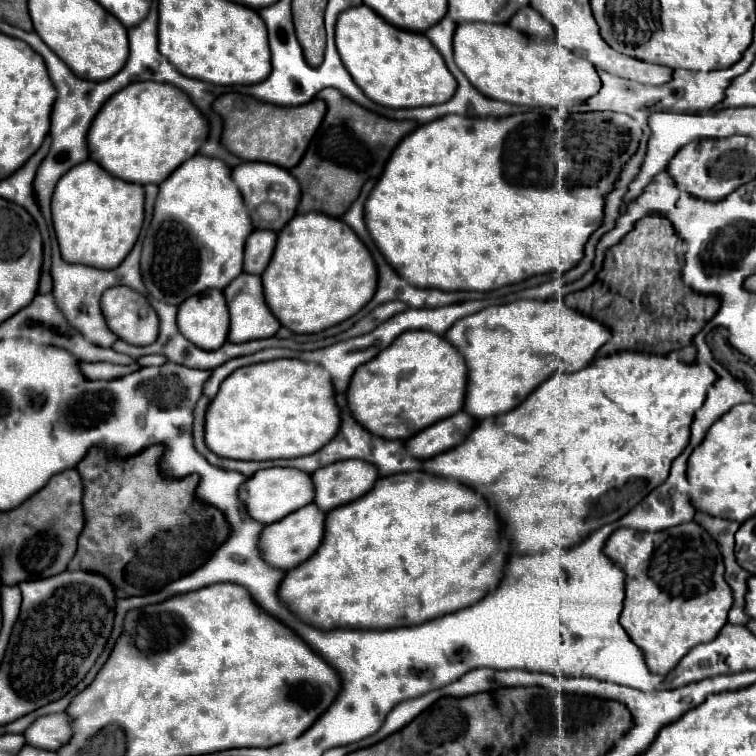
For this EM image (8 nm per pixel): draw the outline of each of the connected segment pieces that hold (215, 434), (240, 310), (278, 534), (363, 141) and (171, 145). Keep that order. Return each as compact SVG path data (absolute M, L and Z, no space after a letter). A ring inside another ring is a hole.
M279 358L235 370L219 388L205 418L207 446L233 460L297 458L321 450L341 426L331 374L313 362Z
M239 274L225 290L223 290L227 304L229 304L229 314L231 314L231 328L229 328L229 342L249 342L257 338L269 338L275 336L277 330L281 328L279 320L273 316L269 310L265 296L263 296L263 284L261 276L257 274Z
M307 504L297 512L285 516L283 520L265 526L263 532L265 534L261 534L259 544L263 546L261 550L265 560L271 566L291 570L293 566L299 566L301 562L305 562L305 558L311 558L317 552L317 546L321 546L321 534L325 534L325 512L317 510L317 506L313 504Z
M325 88L317 98L327 102L327 116L317 130L315 138L309 144L303 160L291 170L303 190L303 202L299 202L297 214L311 210L325 212L329 216L343 216L349 206L359 196L363 184L369 178L379 178L383 168L395 150L395 146L417 128L415 120L389 120L379 116L363 106L357 106L353 100L345 98L335 88ZM339 108L339 124L337 124Z
M135 82L111 96L95 116L87 134L89 158L113 176L135 184L161 184L177 166L205 144L209 122L177 86Z

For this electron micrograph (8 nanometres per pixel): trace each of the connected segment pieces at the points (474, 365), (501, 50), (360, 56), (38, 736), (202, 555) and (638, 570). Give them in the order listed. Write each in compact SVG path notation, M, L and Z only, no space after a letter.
M561 298L515 300L489 306L457 320L445 338L469 364L469 388L465 412L489 418L519 406L529 392L557 370L577 372L593 360L597 350L611 338L611 330L599 320L567 308Z
M463 22L453 38L455 62L469 82L485 96L521 106L575 106L595 96L601 88L595 66L565 50L557 38L529 38L519 30L505 26L489 26L489 22Z
M361 4L339 14L335 44L355 84L377 104L391 108L433 106L447 102L457 88L445 60L425 34L391 26L369 6Z
M59 712L59 714L49 714L49 716L41 716L37 718L27 730L25 730L25 738L27 744L43 748L43 750L59 750L59 746L63 746L65 742L69 742L73 730L71 730L71 722L67 712Z
M161 444L149 446L137 454L123 458L109 456L103 448L93 446L87 456L77 464L85 486L85 528L79 536L77 554L69 562L69 570L87 570L103 574L113 584L115 594L119 598L151 594L153 590L161 590L161 586L183 578L183 574L191 574L193 570L201 568L201 564L205 564L213 556L213 552L231 536L231 524L227 522L225 514L195 496L199 476L185 476L177 480L167 478L161 472L161 456Z
M685 522L659 532L619 528L609 536L605 554L627 574L621 626L645 652L653 674L669 674L693 646L711 642L727 624L733 590L725 580L723 554L699 524Z

